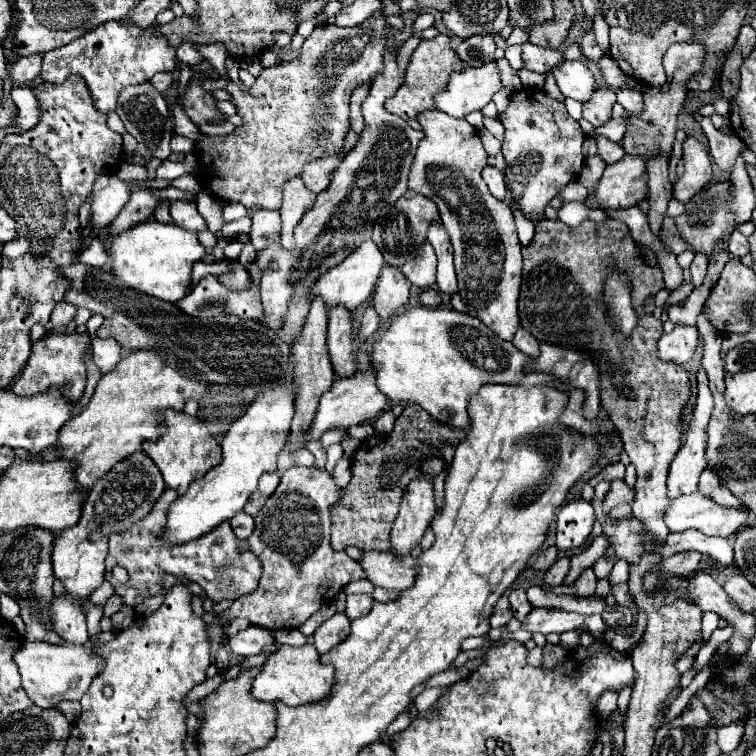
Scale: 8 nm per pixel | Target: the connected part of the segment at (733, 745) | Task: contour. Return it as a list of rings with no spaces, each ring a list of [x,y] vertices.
[[[744,719],[720,729],[720,733],[718,733],[720,749],[724,749],[724,753],[730,753],[730,751],[738,749],[738,745],[742,741],[742,735],[744,735]]]

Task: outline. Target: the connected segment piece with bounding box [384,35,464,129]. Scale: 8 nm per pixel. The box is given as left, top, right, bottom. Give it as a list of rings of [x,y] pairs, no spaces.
[[[438,35],[434,39],[428,39],[428,41],[420,41],[420,45],[416,47],[416,51],[412,53],[412,59],[408,63],[408,69],[406,69],[406,81],[400,85],[400,89],[396,91],[394,97],[386,99],[386,109],[398,117],[402,117],[410,127],[418,129],[420,123],[416,121],[416,117],[422,113],[422,111],[428,111],[428,109],[436,109],[434,105],[434,95],[444,91],[446,85],[448,85],[448,77],[452,73],[458,73],[460,69],[464,69],[460,57],[456,55],[454,47],[452,47],[452,39],[448,35]]]

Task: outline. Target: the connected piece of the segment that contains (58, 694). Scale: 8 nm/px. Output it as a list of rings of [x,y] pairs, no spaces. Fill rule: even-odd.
[[[88,603],[88,643],[84,645],[50,645],[43,641],[24,641],[22,647],[16,651],[14,661],[20,669],[22,675],[22,687],[28,693],[28,697],[34,701],[38,707],[54,707],[62,701],[80,701],[80,697],[88,691],[92,679],[100,675],[100,669],[104,667],[104,661],[100,655],[94,653],[94,647],[98,645],[98,633],[100,629],[100,619],[103,617],[104,606],[92,605]]]

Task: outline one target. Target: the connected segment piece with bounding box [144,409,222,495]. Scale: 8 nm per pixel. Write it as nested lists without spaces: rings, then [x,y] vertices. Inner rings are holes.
[[[172,409],[166,411],[164,415],[164,437],[160,437],[156,443],[148,441],[144,443],[144,453],[152,457],[152,461],[158,465],[166,485],[180,495],[188,491],[188,485],[200,477],[204,477],[212,467],[220,465],[222,461],[222,449],[218,441],[208,433],[208,427],[186,413],[176,413]]]

